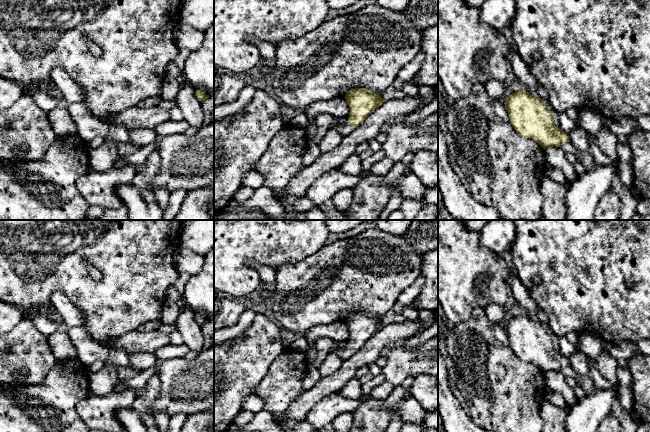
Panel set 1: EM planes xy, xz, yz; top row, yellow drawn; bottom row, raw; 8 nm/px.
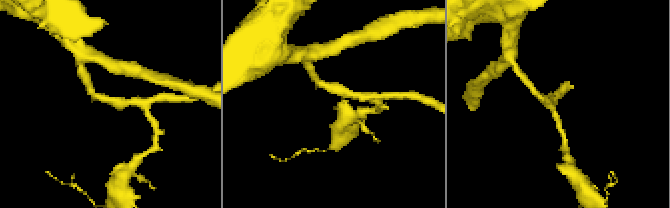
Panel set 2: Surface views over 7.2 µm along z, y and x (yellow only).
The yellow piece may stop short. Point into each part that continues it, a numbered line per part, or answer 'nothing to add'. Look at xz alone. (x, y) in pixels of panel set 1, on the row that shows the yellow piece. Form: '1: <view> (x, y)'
1: xz (344, 129)

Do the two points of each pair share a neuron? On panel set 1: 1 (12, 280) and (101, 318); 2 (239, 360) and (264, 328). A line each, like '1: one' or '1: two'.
1: one
2: one

